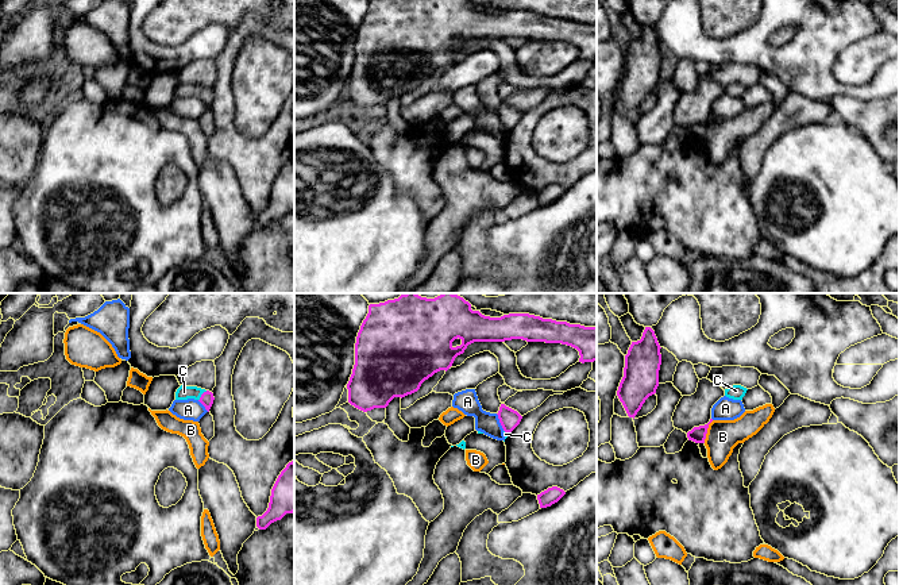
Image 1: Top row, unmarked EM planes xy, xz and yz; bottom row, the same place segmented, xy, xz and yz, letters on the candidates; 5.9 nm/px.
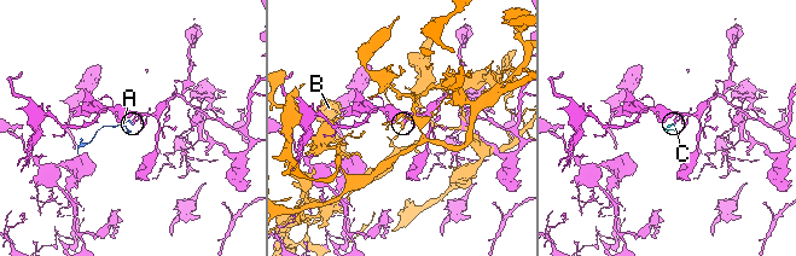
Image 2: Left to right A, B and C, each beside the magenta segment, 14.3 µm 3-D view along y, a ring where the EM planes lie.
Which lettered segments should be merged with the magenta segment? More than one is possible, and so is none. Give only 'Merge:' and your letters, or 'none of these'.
Merge: C

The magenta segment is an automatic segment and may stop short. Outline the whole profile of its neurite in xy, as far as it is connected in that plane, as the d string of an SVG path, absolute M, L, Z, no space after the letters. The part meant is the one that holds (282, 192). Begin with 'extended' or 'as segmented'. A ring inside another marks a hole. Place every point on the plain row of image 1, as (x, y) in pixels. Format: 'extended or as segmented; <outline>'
as segmented; M294 158L289 159L278 173L270 193L267 208L256 215L256 224L266 227L271 220L294 209Z

